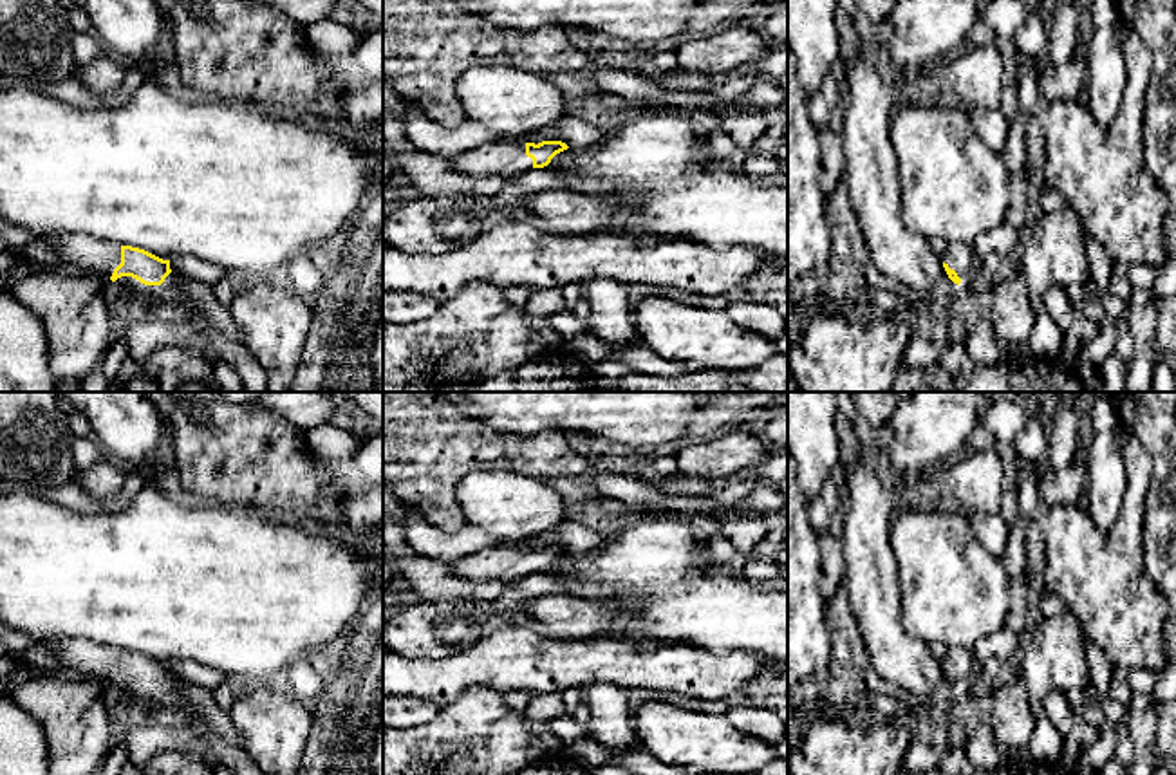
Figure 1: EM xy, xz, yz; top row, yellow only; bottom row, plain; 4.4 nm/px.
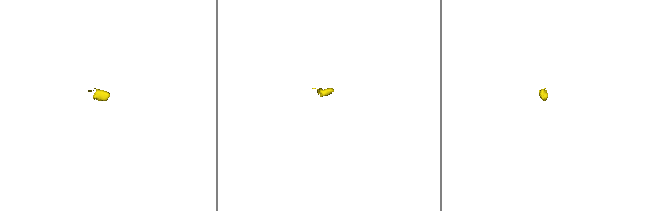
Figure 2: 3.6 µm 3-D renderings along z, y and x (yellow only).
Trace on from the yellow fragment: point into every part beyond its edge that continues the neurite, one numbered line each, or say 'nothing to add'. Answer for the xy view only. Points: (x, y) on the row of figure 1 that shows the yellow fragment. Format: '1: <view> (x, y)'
1: xy (84, 253)
2: xy (179, 289)

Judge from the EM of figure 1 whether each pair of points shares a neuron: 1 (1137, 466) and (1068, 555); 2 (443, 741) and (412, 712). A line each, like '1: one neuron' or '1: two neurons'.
1: one neuron
2: two neurons

